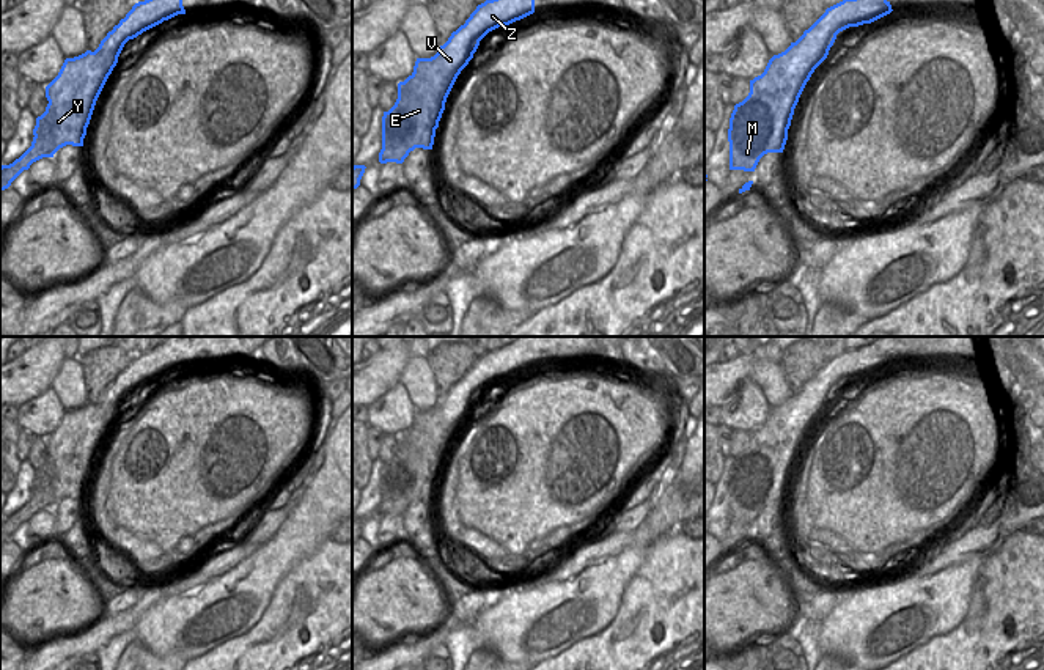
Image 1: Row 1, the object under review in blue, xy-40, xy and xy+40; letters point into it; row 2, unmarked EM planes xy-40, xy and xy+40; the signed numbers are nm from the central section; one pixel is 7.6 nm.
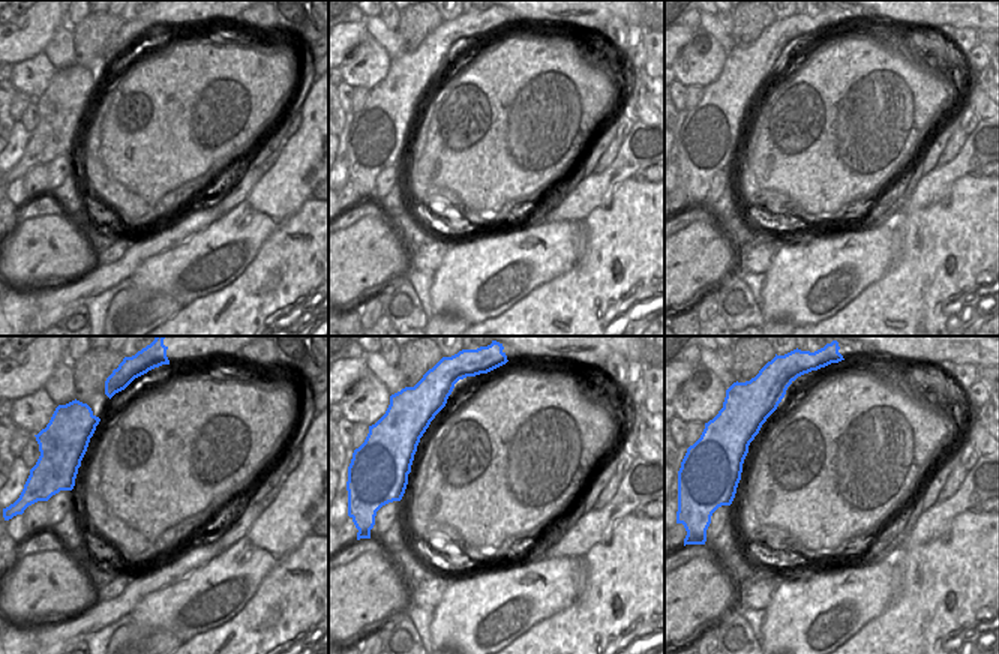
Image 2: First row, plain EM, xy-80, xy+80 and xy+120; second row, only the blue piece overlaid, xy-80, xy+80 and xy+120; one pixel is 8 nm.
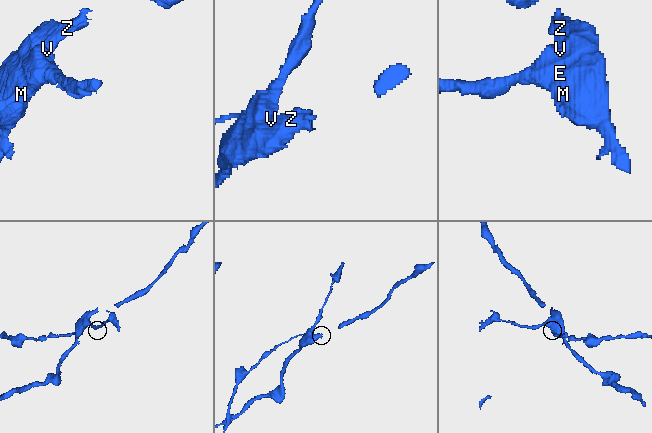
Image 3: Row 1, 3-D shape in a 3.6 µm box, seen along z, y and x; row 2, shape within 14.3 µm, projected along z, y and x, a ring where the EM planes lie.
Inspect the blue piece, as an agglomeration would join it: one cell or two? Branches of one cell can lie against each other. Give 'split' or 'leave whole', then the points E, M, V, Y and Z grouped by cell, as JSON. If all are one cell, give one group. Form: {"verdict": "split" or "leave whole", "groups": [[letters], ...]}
{"verdict": "split", "groups": [["E", "M", "V", "Z"], ["Y"]]}

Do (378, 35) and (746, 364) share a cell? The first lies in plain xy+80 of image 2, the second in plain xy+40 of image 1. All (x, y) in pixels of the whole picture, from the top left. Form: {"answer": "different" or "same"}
{"answer": "different"}

